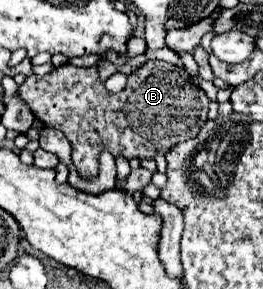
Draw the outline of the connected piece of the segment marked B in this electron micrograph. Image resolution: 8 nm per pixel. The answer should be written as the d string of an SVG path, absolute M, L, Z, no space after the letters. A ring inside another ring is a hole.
M149 60L137 72L133 72L129 76L125 90L119 94L111 94L105 90L95 66L77 68L65 64L55 68L47 76L27 76L25 84L21 84L19 96L31 106L31 112L35 114L35 118L43 122L43 126L57 126L61 132L67 134L73 146L73 164L85 178L97 176L97 156L101 154L101 150L109 150L113 156L125 156L127 160L155 158L157 152L167 154L169 148L173 148L173 144L197 136L197 128L201 128L201 124L207 120L209 106L209 98L201 88L191 84L191 80L185 74L181 74L181 70L171 70L171 64L161 60Z

